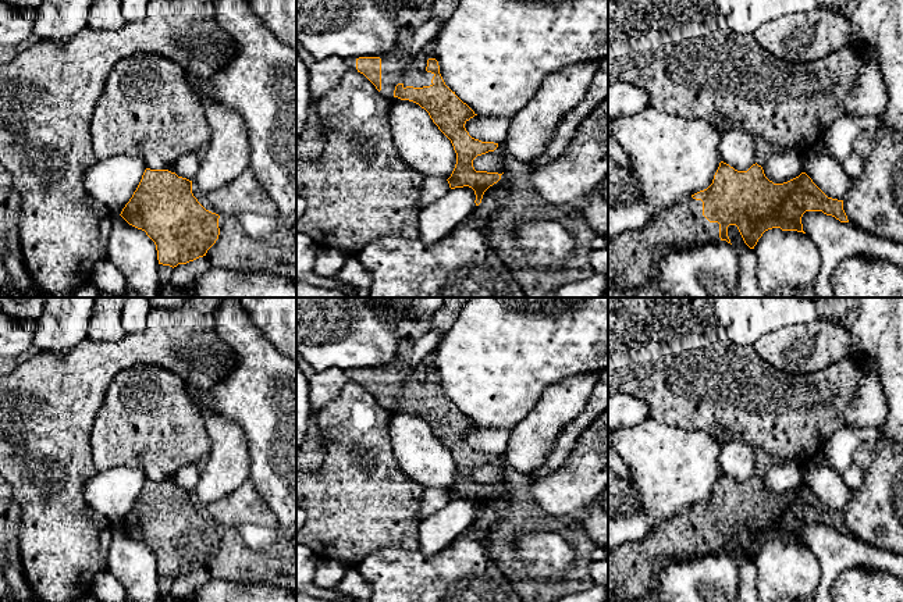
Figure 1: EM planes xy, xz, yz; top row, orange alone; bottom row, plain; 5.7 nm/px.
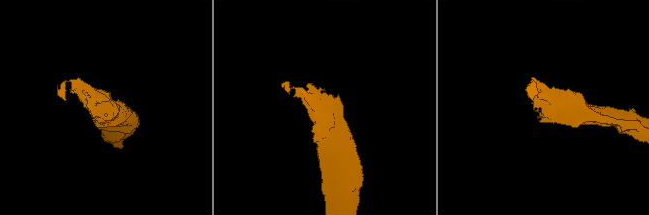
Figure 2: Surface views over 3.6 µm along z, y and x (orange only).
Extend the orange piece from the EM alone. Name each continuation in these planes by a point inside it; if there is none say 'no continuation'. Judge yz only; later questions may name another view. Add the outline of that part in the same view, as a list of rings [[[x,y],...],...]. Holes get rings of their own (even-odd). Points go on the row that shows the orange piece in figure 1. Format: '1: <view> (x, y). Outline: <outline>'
1: yz (633, 256). Outline: [[[687,196],[647,227],[608,239],[608,285],[619,291],[644,286],[662,257],[712,242],[721,242],[719,224],[703,215],[701,200]]]

